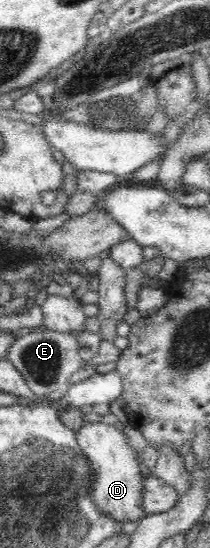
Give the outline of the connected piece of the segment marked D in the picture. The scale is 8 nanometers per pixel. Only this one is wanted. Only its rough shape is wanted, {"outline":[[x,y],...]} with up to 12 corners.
{"outline":[[103,421],[73,429],[95,473],[95,506],[138,521],[139,455]]}

